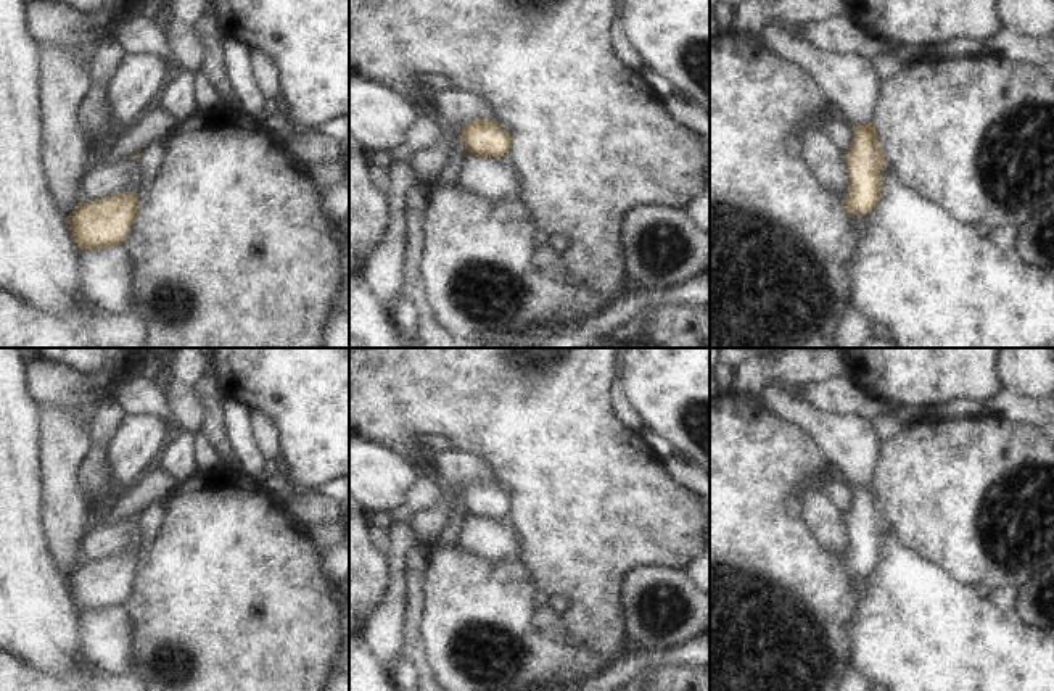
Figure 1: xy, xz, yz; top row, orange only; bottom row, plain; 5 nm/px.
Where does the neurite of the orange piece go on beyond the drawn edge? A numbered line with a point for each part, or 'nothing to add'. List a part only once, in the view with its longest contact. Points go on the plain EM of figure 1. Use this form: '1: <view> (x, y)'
nothing to add

